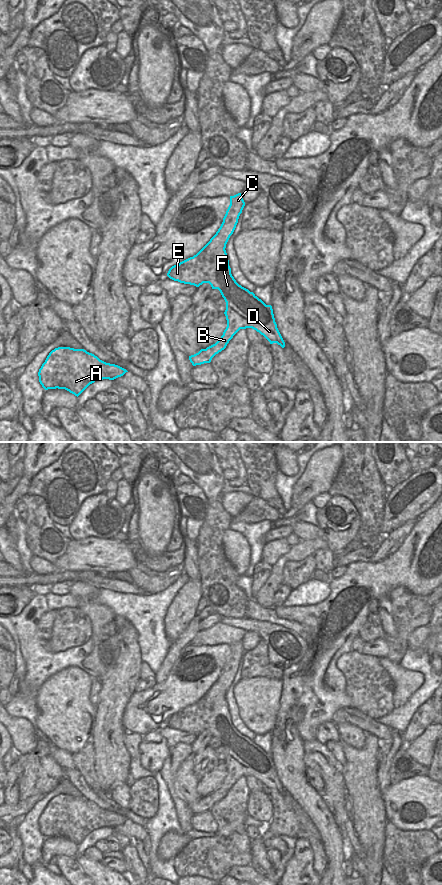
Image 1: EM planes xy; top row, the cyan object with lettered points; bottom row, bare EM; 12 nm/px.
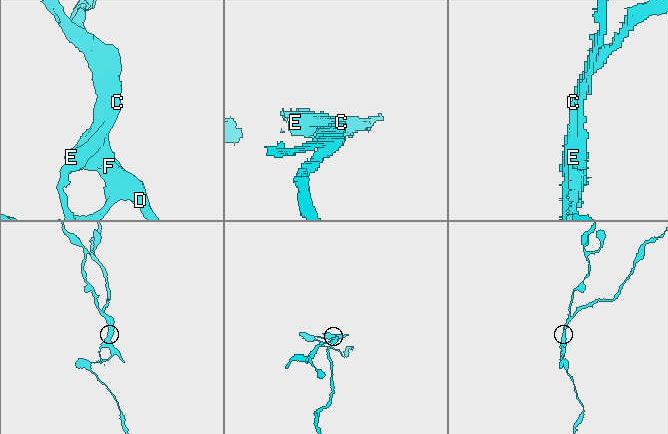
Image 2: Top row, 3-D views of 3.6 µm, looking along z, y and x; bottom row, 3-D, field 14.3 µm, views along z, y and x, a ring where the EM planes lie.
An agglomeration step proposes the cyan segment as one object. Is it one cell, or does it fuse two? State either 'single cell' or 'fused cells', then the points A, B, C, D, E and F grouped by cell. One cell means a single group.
fused cells; groups A B D E F / C

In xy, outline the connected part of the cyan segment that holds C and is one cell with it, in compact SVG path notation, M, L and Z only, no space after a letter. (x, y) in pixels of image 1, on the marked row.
M241 193L230 196L230 205L226 211L221 226L206 244L209 248L214 248L216 251L226 248L226 244L236 228L244 206L245 202Z

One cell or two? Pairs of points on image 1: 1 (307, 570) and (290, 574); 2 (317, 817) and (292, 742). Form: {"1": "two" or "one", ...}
{"1": "one", "2": "one"}

